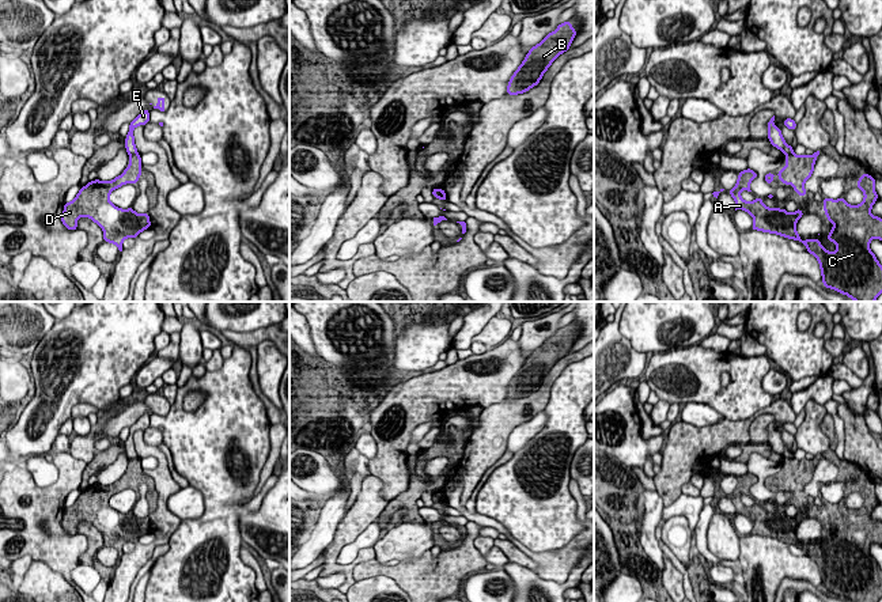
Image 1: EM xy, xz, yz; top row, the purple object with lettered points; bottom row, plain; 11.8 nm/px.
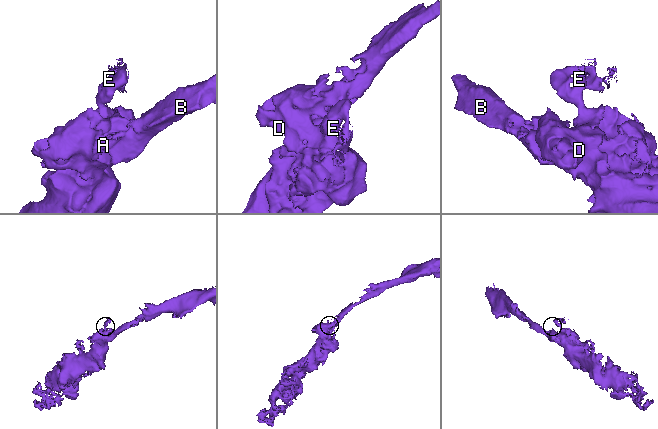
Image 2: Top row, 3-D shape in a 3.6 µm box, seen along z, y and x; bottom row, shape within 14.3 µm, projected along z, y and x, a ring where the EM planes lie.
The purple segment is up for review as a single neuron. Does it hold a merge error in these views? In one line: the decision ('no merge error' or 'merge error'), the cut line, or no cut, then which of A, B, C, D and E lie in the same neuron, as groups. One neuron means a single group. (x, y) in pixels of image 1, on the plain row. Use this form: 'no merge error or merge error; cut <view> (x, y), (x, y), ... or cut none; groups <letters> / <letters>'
merge error; cut xy (136, 457), (129, 459); groups A B C D / E

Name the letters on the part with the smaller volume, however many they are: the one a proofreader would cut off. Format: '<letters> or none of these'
E

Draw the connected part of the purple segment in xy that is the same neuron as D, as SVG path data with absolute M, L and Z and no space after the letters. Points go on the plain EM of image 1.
M140 458L129 459L129 469L124 477L111 485L94 484L80 492L76 501L64 508L61 527L65 533L77 534L77 523L88 522L103 535L103 545L114 548L122 556L126 542L137 542L151 533L149 518L137 518L133 512L122 514L110 507L110 497L122 489L136 489L141 481Z

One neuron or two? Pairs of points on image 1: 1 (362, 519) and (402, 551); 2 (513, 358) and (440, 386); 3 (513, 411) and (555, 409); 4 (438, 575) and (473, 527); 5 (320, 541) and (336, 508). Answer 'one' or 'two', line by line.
1: two
2: one
3: two
4: one
5: one

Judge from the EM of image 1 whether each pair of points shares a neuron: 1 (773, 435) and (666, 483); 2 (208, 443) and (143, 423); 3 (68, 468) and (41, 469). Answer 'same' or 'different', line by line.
1: same
2: different
3: different

